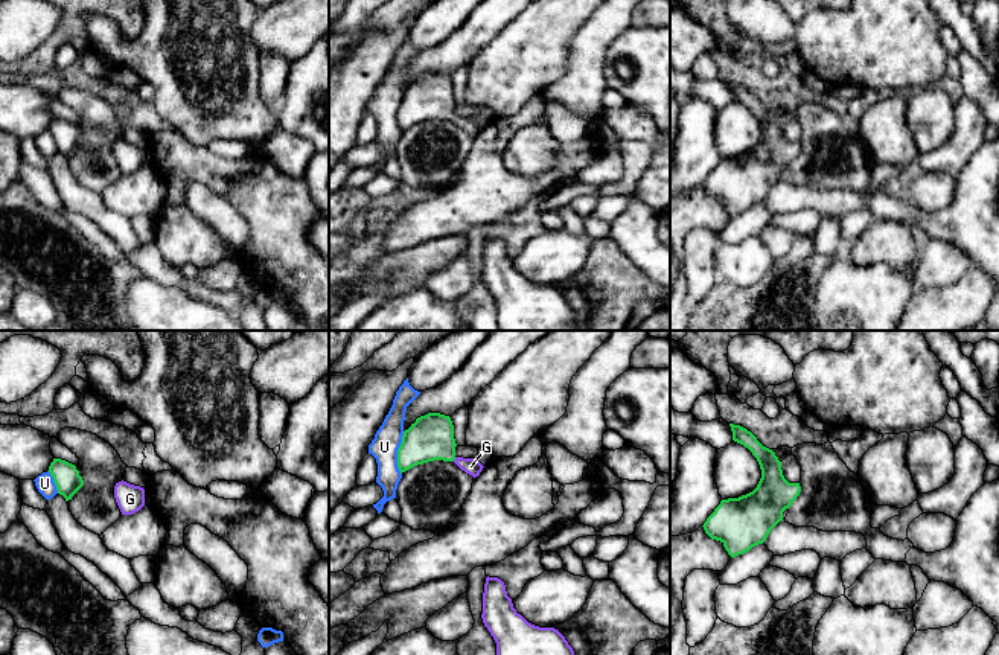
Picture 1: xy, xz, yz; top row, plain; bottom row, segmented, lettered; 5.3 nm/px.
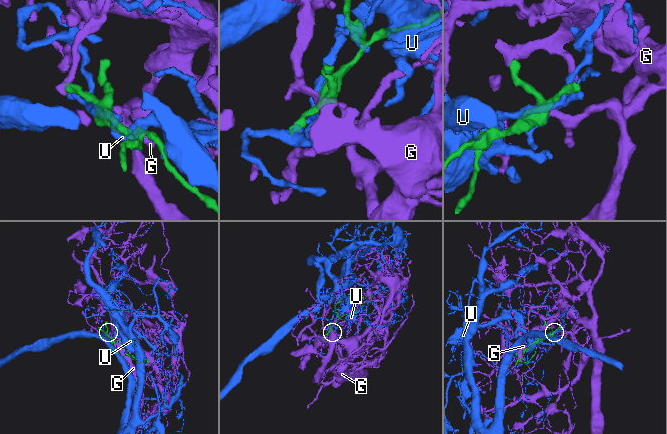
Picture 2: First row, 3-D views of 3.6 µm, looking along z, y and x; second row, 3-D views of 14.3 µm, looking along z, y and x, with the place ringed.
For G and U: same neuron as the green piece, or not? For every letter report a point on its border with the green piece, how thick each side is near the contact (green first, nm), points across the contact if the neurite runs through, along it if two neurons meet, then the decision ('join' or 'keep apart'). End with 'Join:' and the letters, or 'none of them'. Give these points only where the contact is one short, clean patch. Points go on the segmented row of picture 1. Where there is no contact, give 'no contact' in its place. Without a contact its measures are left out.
G: xz (454, 459) | 240/90 nm | across xz (431, 437), (454, 459), (471, 466) | join
U: xz (398, 453) | 240/150 nm | keep apart
Join: G

